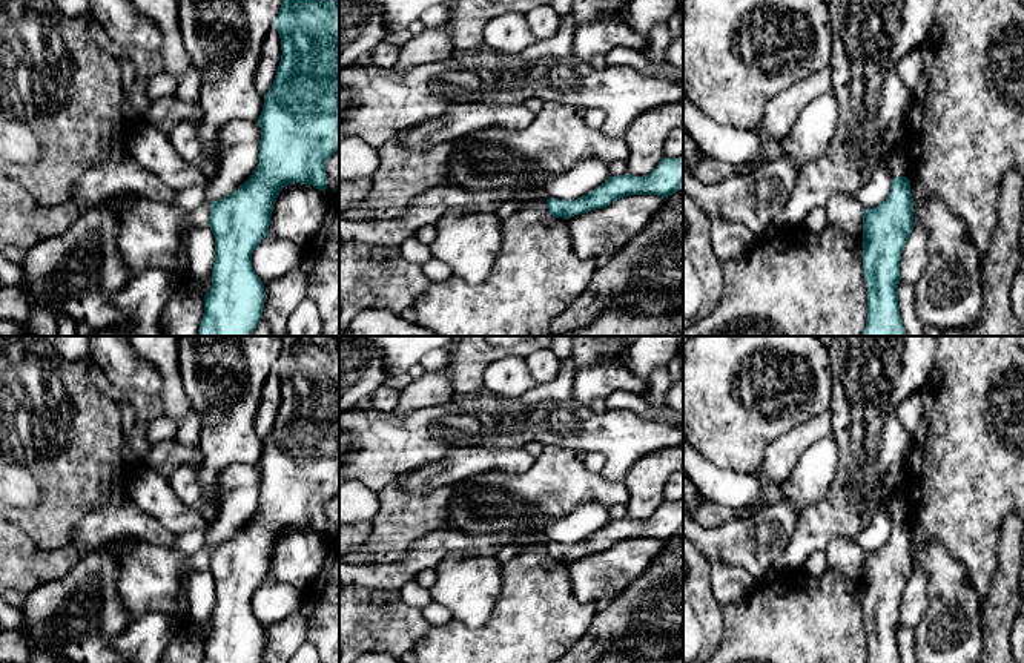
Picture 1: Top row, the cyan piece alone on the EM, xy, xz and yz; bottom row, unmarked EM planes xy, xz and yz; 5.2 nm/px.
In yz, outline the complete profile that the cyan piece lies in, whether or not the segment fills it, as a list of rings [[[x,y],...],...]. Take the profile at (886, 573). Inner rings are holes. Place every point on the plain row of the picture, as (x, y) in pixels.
[[[904,482],[887,491],[894,520],[890,537],[863,559],[863,612],[867,626],[866,663],[901,663],[898,649],[900,605],[915,569],[910,525],[906,522]]]

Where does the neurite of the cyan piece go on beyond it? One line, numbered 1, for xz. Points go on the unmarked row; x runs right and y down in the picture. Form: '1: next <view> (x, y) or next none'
1: next none

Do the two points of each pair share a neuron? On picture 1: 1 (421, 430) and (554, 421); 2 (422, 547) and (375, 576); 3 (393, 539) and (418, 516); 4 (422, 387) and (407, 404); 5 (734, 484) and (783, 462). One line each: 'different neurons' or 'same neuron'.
1: same neuron
2: same neuron
3: same neuron
4: same neuron
5: different neurons

